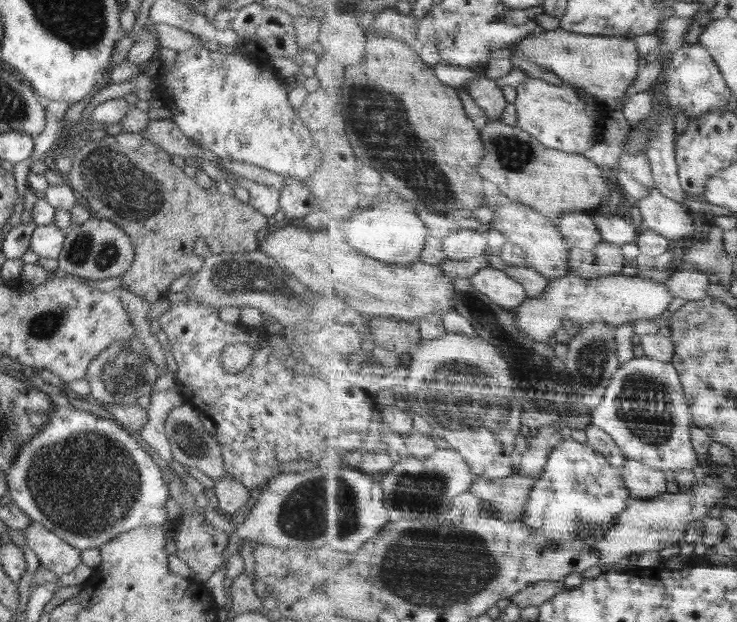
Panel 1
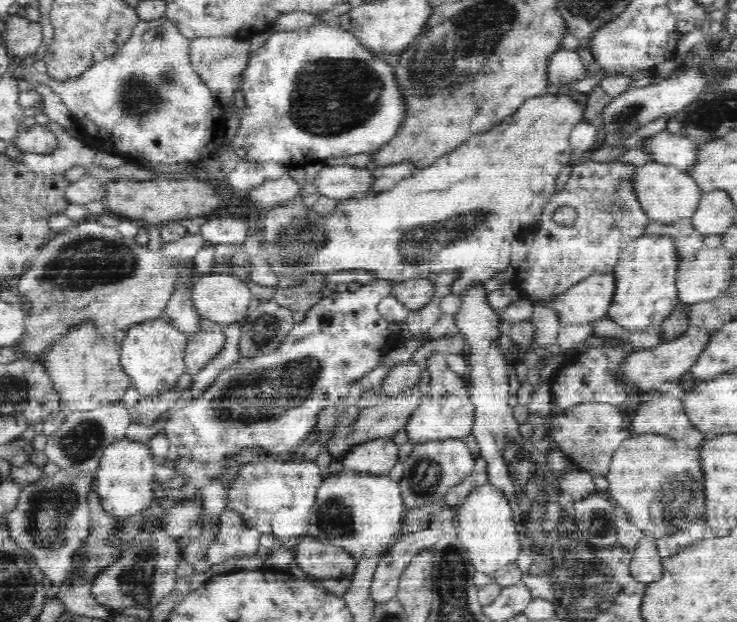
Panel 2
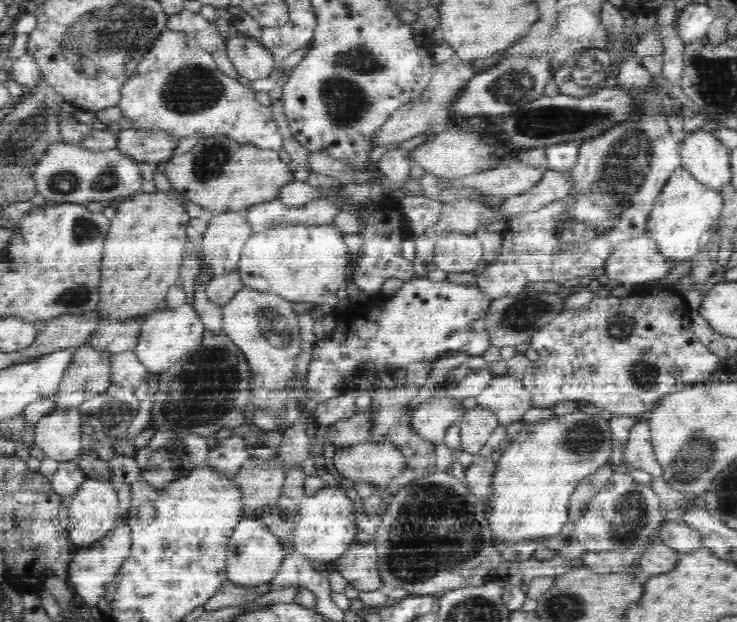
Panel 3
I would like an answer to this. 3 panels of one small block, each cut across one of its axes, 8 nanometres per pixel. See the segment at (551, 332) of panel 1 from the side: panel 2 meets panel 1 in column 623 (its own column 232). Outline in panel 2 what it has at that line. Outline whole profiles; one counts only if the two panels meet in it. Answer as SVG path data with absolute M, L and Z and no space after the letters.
M210 272L196 277L194 304L199 317L207 318L218 327L247 320L253 295L248 285L230 273Z

